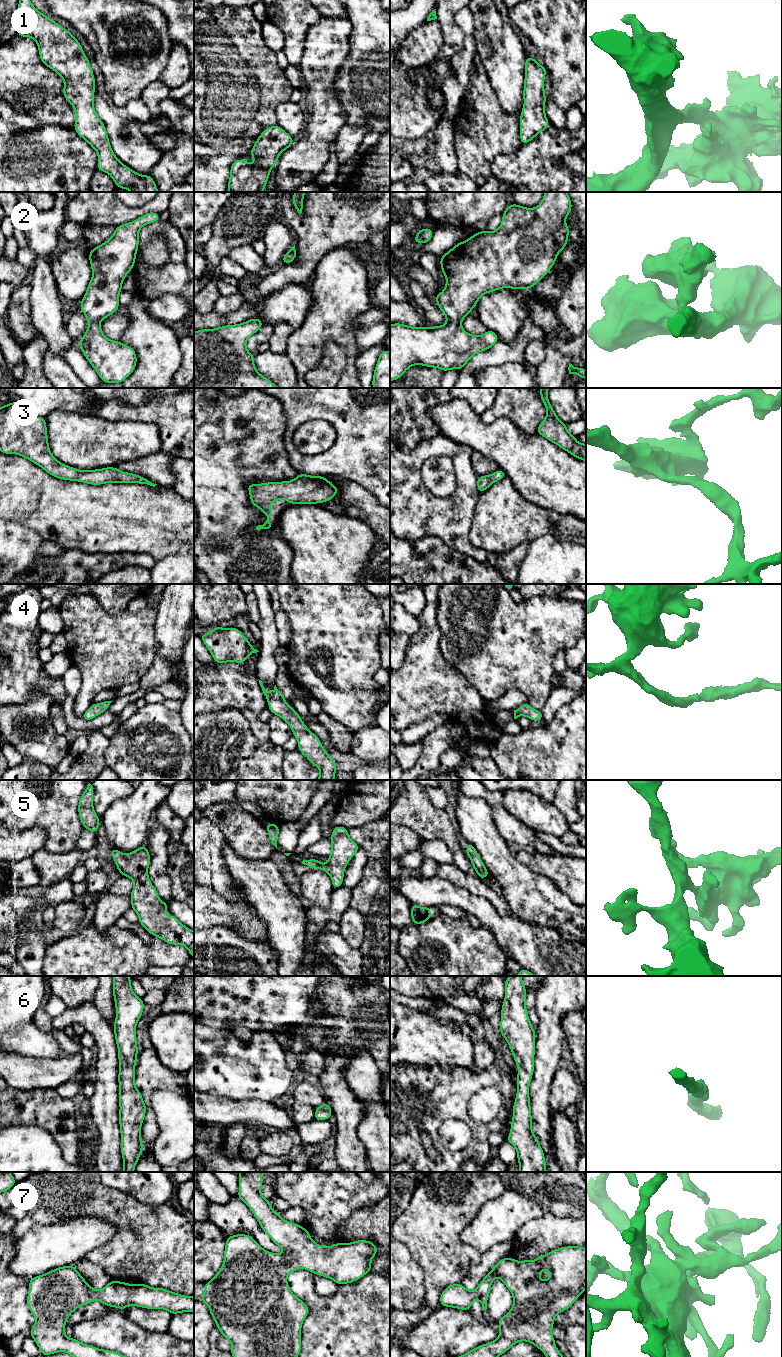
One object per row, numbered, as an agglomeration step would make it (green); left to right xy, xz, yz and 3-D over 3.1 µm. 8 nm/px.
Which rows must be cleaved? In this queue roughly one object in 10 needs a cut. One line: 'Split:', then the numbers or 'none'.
Split: none

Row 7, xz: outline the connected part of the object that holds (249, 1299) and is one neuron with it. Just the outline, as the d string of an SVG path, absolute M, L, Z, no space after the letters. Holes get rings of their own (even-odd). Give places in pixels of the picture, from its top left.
M239 1172L238 1176L237 1197L247 1204L261 1229L284 1252L274 1254L263 1249L251 1235L235 1234L226 1237L223 1264L212 1280L204 1284L204 1294L199 1301L208 1305L221 1335L231 1342L230 1354L233 1357L298 1357L301 1352L302 1323L310 1310L304 1301L291 1292L287 1282L288 1274L303 1268L313 1274L329 1278L338 1285L353 1283L372 1271L372 1258L378 1253L378 1249L368 1240L335 1243L329 1247L315 1243L308 1230L299 1224L284 1220L273 1210L270 1201L261 1195L263 1177L259 1172Z

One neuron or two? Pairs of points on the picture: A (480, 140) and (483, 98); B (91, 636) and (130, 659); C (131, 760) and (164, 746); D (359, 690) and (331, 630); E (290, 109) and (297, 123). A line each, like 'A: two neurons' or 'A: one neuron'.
A: one neuron
B: one neuron
C: one neuron
D: one neuron
E: one neuron

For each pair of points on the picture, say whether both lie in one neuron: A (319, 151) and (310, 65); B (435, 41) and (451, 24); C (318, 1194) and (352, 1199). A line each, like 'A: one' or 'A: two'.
A: one
B: two
C: one

